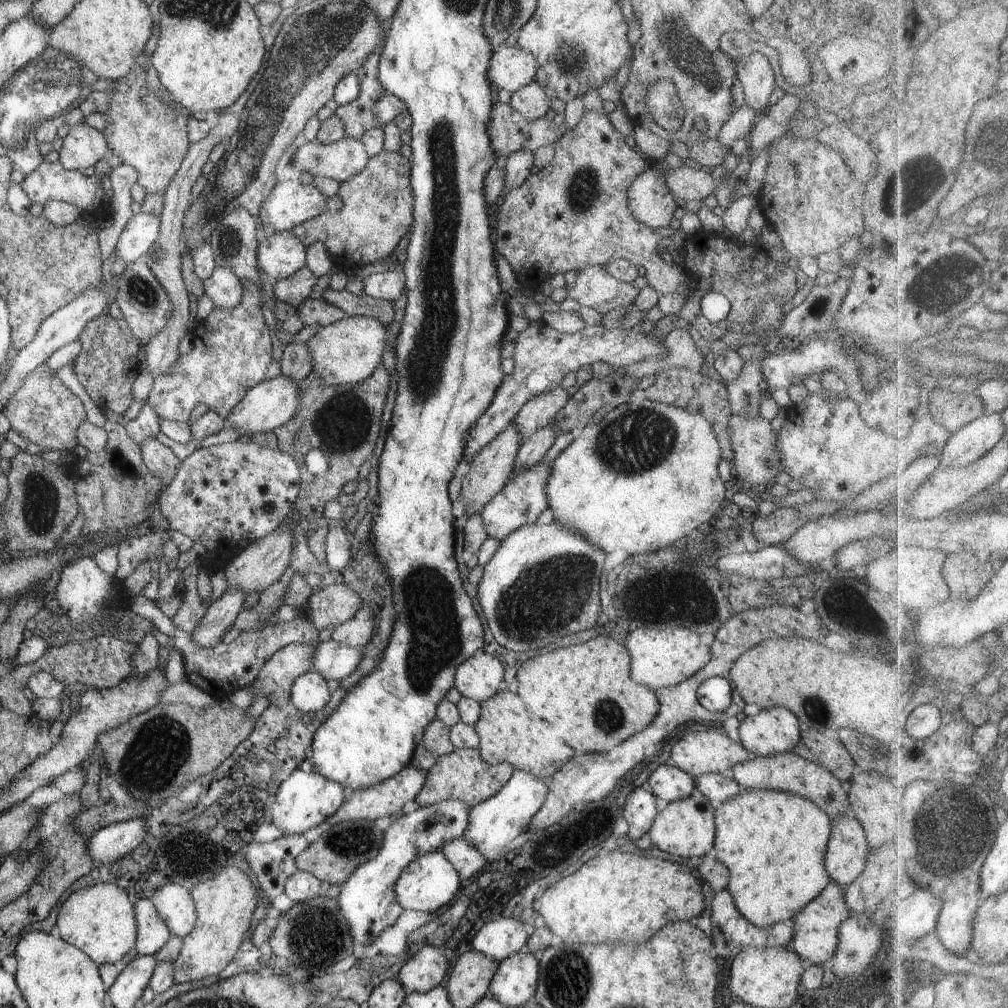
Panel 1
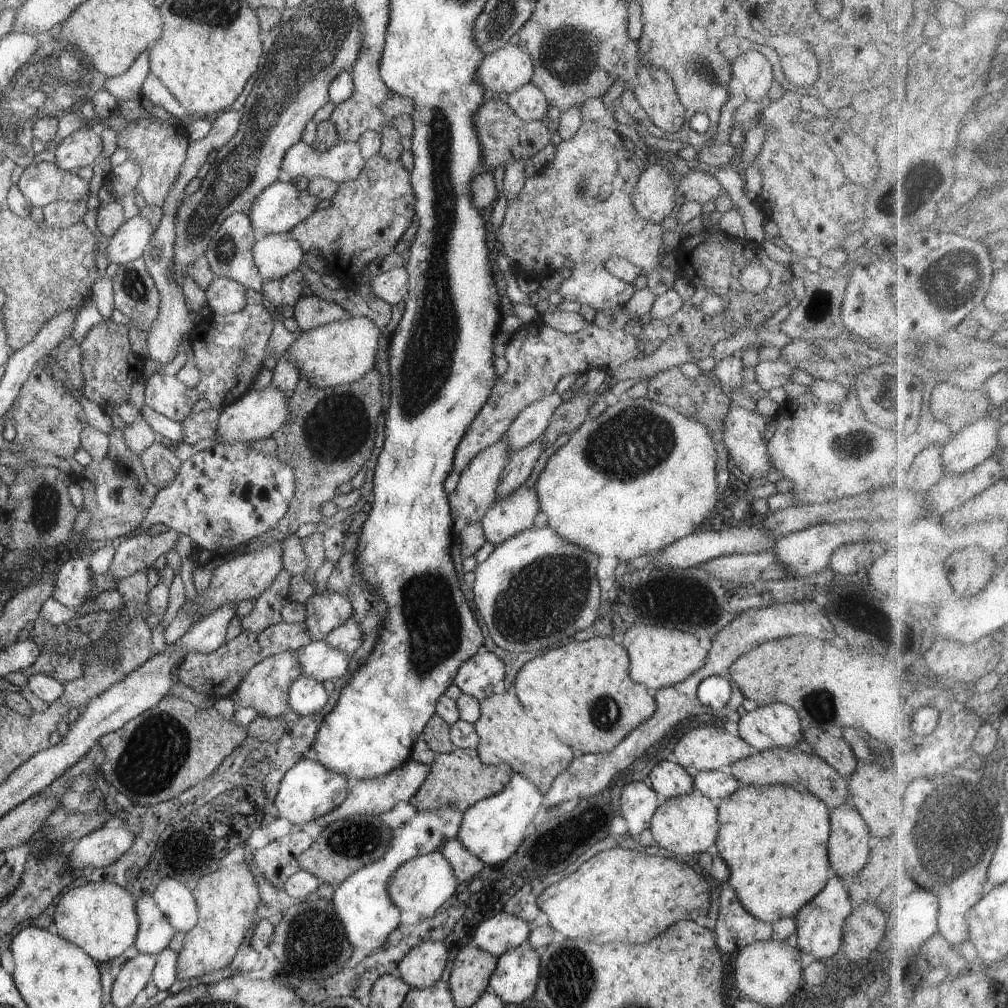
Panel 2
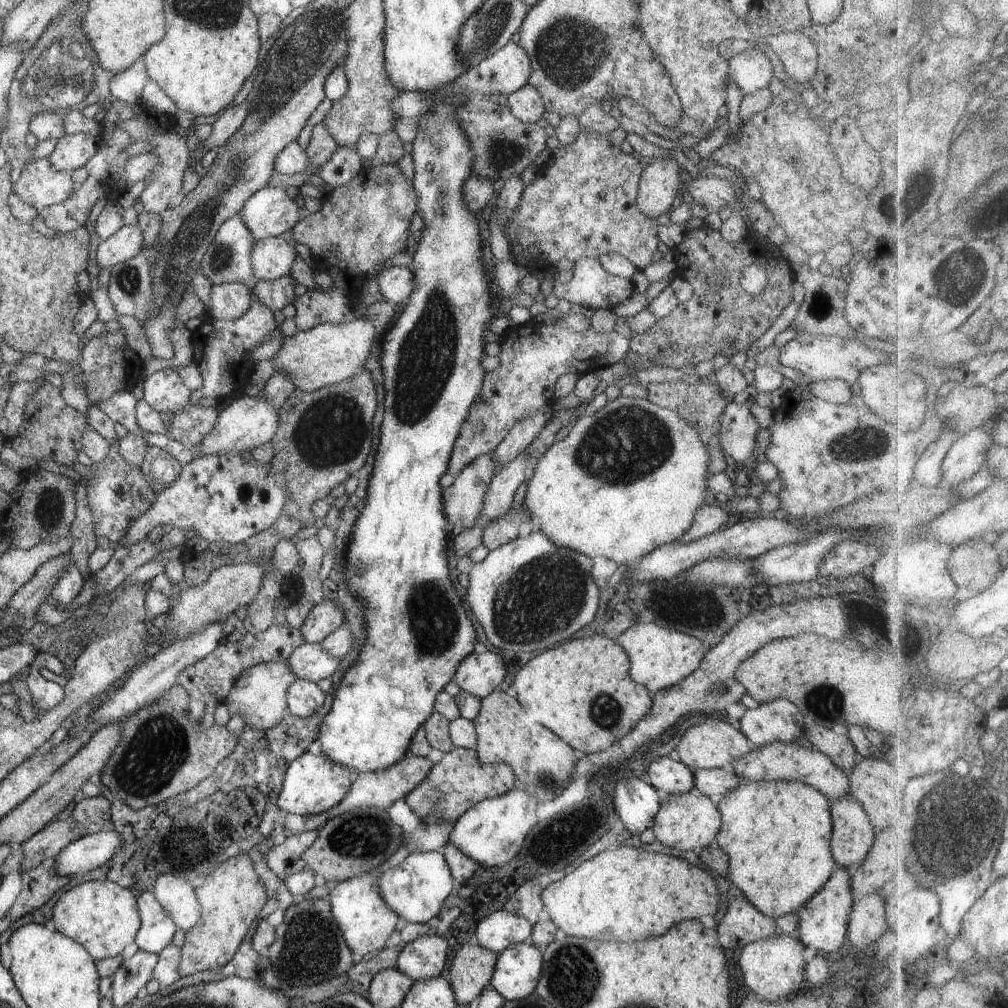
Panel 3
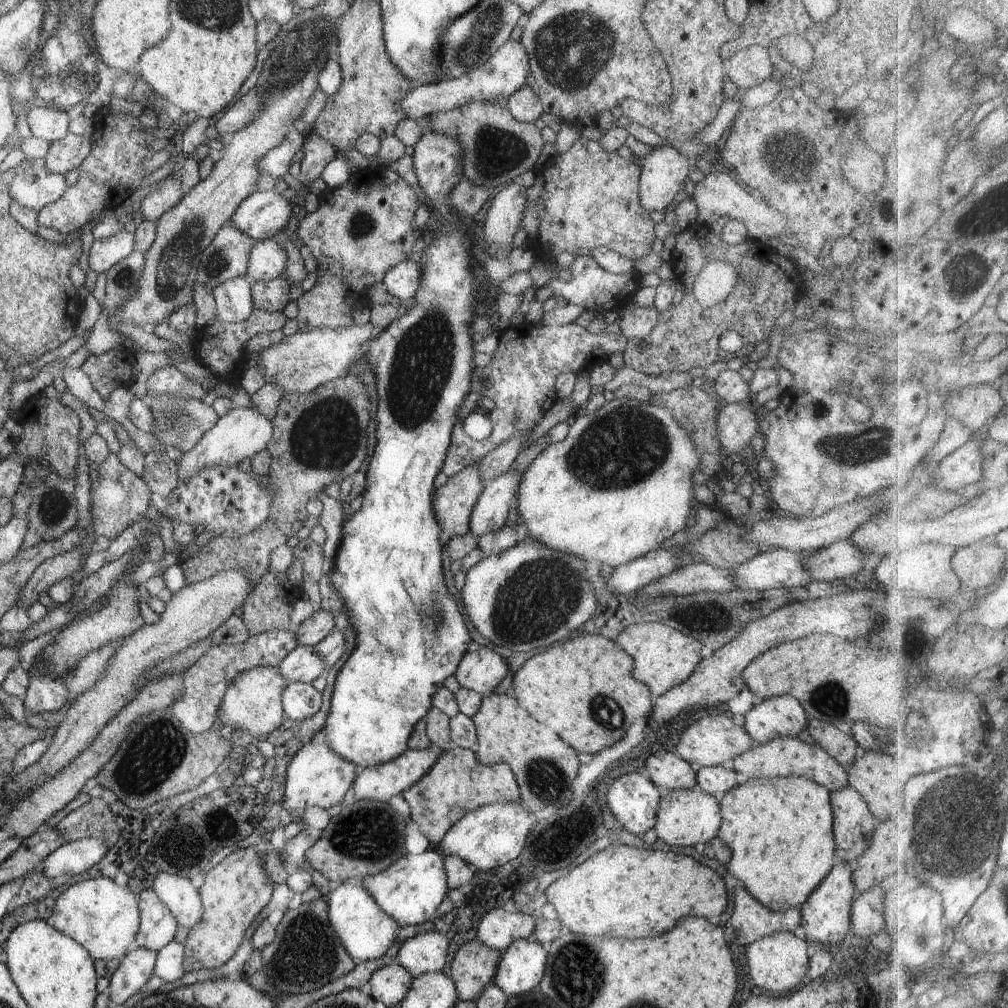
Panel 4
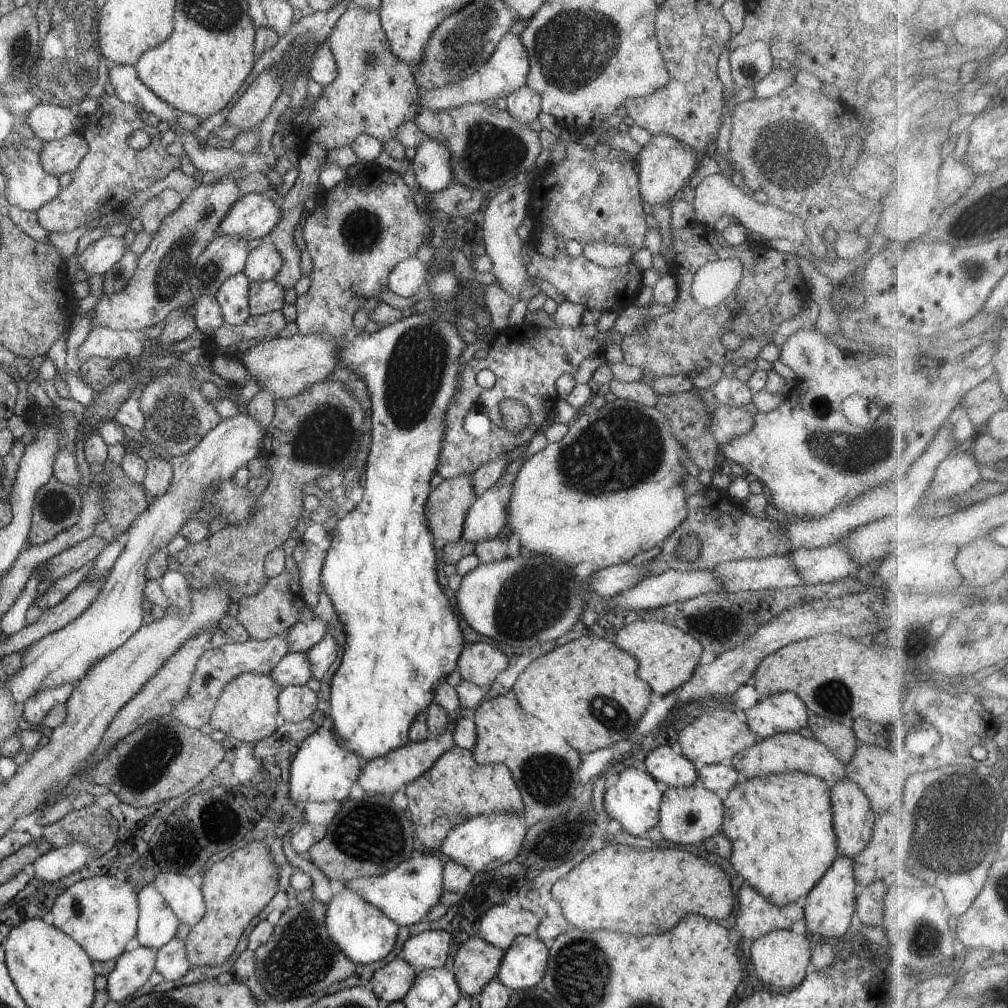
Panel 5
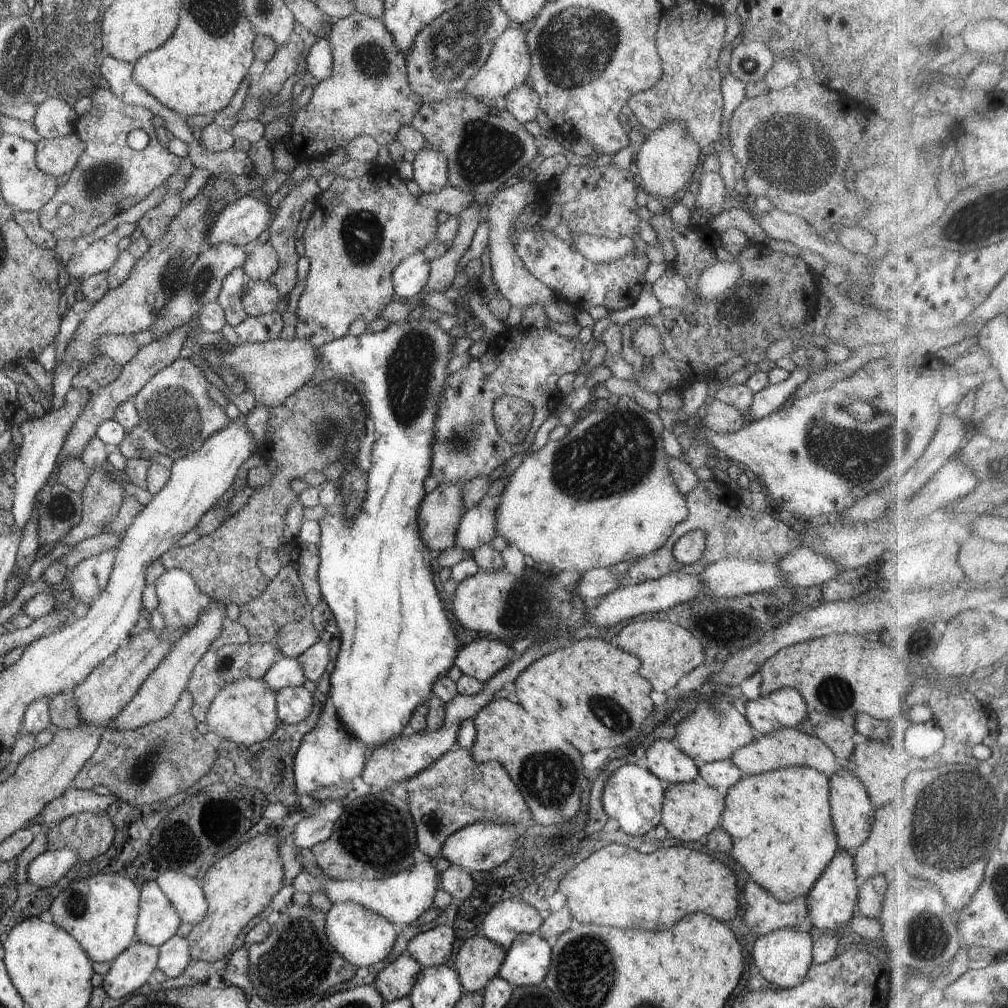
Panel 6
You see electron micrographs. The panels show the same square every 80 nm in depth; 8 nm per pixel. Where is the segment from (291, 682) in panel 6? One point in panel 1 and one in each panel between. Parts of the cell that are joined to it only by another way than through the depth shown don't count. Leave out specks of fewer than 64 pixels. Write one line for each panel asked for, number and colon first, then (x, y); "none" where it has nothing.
1: (331, 660)
2: (318, 660)
3: (309, 661)
4: (303, 665)
5: (294, 669)

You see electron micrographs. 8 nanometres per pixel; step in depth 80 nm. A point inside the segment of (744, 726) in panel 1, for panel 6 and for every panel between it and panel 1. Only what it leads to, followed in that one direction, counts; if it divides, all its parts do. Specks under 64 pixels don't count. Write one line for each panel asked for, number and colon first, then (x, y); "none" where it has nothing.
2: (775, 725)
3: (779, 720)
4: (781, 716)
5: (784, 712)
6: (785, 708)

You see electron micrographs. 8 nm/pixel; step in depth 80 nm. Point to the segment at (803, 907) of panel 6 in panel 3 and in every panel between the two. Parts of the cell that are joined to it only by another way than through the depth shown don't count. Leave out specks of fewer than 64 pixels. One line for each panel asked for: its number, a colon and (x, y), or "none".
3: (743, 923)
4: (751, 920)
5: (758, 916)

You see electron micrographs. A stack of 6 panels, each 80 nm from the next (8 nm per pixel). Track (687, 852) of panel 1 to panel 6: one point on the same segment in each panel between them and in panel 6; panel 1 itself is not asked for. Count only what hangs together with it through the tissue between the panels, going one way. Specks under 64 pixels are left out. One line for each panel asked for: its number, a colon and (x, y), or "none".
2: (688, 824)
3: (686, 821)
4: (685, 817)
5: (687, 815)
6: (690, 810)

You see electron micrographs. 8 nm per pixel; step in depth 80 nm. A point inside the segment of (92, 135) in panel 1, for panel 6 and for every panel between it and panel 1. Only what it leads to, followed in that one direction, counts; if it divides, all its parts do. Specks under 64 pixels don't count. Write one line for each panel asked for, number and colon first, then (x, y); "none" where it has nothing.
2: (81, 148)
3: (70, 152)
4: (65, 154)
5: (63, 155)
6: (57, 156)

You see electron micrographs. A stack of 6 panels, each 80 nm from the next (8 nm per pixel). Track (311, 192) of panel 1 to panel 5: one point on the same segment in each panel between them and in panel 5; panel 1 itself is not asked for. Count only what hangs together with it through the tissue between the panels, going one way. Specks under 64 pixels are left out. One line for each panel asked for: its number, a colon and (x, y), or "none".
2: (278, 208)
3: (269, 212)
4: (263, 215)
5: (252, 217)

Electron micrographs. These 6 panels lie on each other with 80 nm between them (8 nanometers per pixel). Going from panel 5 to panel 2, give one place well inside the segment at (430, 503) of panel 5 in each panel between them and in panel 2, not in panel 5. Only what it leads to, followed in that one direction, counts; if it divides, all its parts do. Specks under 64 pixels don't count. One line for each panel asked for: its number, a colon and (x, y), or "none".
2: (476, 492)
3: (462, 502)
4: (453, 502)

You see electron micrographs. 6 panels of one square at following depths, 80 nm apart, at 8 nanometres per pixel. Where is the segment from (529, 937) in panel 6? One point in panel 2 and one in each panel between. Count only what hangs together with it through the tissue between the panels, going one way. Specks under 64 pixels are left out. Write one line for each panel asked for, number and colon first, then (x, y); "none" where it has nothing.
2: (515, 977)
3: (518, 969)
4: (521, 967)
5: (524, 962)

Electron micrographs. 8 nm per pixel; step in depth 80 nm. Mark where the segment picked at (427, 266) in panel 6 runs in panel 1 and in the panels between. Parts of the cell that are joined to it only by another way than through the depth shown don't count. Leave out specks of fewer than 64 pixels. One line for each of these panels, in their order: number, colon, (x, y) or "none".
1: (389, 285)
2: (392, 286)
3: (396, 283)
4: (403, 281)
5: (406, 278)

